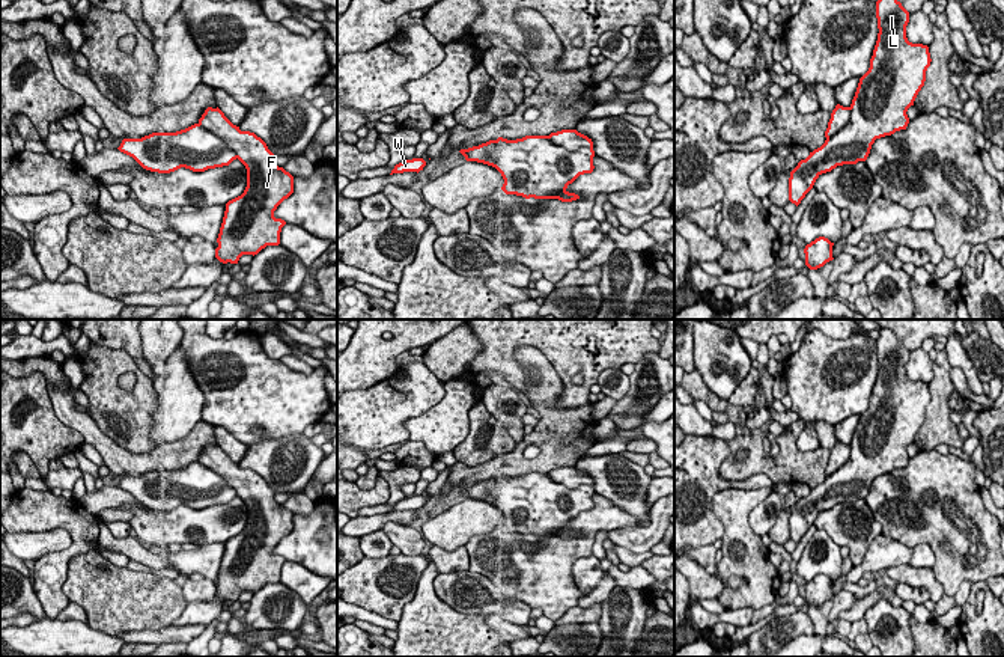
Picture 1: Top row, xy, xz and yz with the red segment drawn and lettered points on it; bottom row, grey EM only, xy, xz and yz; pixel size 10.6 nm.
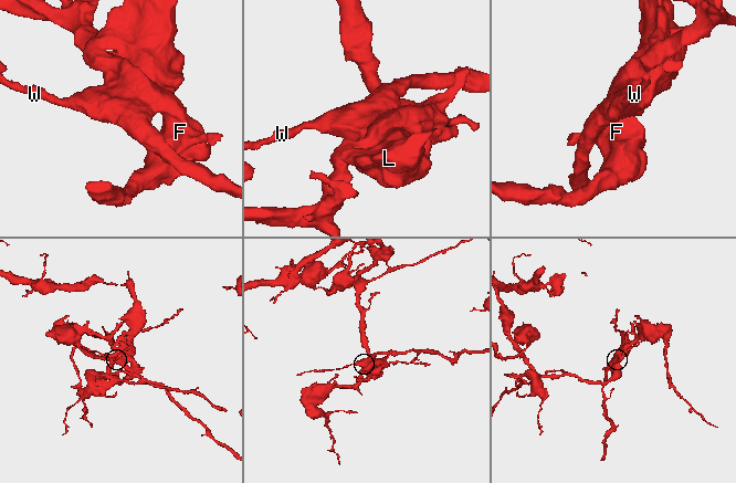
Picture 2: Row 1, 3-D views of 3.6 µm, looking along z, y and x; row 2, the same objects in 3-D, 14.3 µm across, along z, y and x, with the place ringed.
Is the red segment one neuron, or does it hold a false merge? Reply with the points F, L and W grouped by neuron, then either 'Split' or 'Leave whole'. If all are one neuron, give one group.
Groups: F / L W. Split

